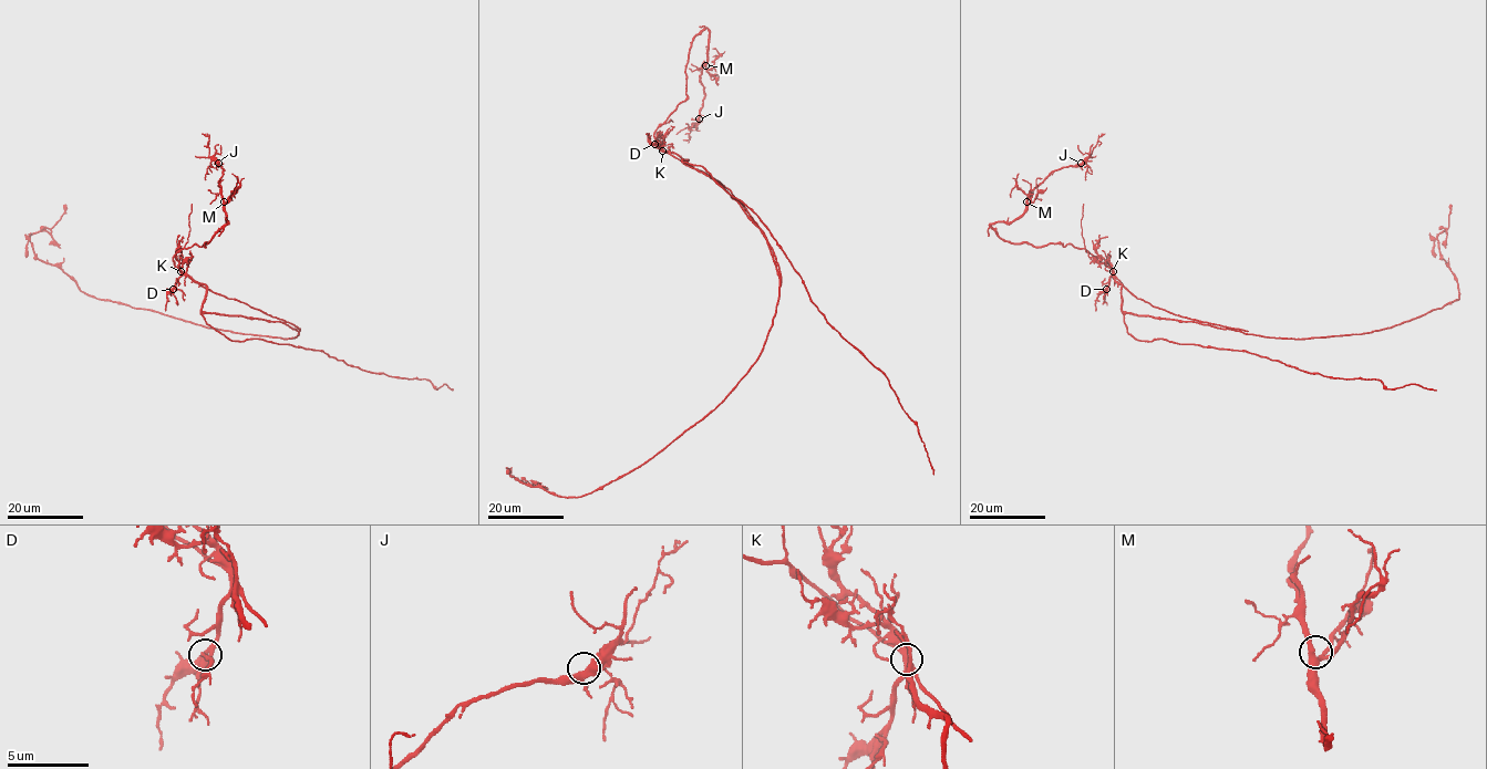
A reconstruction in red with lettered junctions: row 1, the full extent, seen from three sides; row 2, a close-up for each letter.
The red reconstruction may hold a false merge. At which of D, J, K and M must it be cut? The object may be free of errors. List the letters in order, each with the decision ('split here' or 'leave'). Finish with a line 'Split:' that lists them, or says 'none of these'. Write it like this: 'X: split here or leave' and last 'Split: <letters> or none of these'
D: leave
J: leave
K: split here
M: leave
Split: K

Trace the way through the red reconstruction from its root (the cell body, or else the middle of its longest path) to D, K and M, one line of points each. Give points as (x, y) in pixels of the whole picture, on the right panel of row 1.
D: (1191, 321), (1137, 298), (1114, 276), (1106, 289)
K: (1191, 321), (1137, 298), (1113, 270)
M: (1191, 321), (1137, 298), (1108, 267), (1083, 248), (1004, 241), (990, 225), (1012, 222), (1024, 211), (1026, 201)

